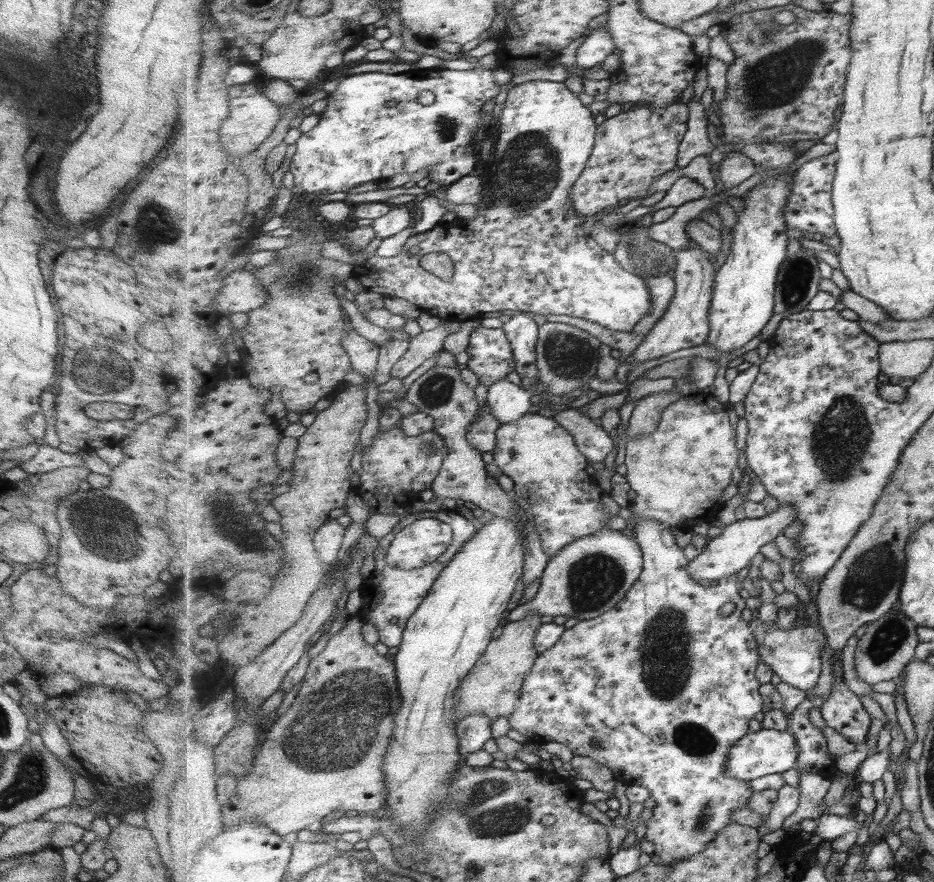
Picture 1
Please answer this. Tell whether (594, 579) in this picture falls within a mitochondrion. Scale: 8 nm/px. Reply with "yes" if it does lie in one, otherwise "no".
yes

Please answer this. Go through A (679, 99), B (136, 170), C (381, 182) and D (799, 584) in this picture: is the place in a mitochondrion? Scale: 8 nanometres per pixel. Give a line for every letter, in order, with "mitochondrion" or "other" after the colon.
A: other
B: other
C: other
D: other

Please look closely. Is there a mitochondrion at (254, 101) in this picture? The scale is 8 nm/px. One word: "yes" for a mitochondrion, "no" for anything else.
no

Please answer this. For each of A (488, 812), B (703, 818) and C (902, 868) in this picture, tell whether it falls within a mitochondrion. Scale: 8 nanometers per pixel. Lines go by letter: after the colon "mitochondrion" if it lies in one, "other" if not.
A: mitochondrion
B: mitochondrion
C: other

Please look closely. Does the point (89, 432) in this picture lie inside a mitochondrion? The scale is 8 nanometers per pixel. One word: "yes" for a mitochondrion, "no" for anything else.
no

